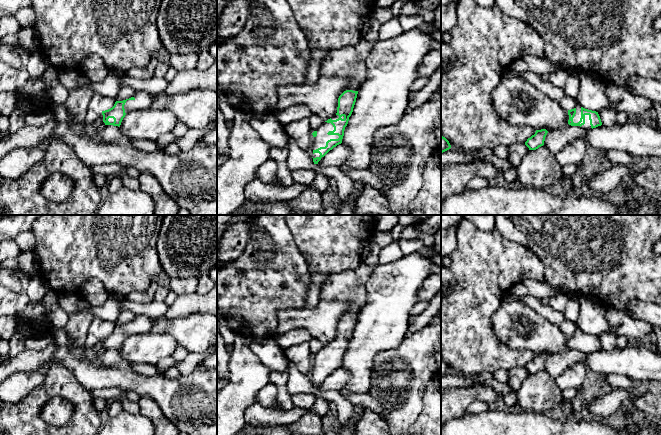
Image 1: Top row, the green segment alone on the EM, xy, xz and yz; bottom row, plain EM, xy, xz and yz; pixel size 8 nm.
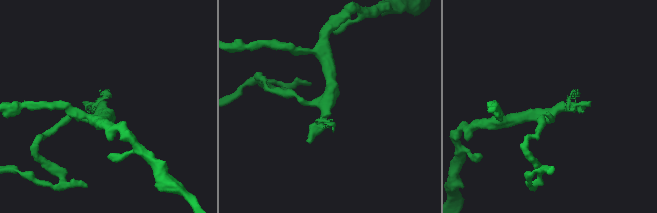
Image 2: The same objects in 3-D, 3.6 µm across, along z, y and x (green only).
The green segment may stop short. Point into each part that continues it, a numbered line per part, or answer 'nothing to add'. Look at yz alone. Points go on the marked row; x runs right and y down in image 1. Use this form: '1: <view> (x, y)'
1: yz (576, 119)

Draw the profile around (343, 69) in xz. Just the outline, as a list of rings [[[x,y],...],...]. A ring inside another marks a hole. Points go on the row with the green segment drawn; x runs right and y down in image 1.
[[[362,39],[355,45],[325,52],[318,80],[313,84],[278,87],[278,100],[270,115],[292,106],[306,105],[323,122],[337,113],[338,98],[346,90],[358,91],[367,70],[365,59],[374,43]]]

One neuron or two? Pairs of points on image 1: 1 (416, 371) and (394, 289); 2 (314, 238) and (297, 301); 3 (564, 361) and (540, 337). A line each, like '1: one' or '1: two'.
1: two
2: two
3: two

